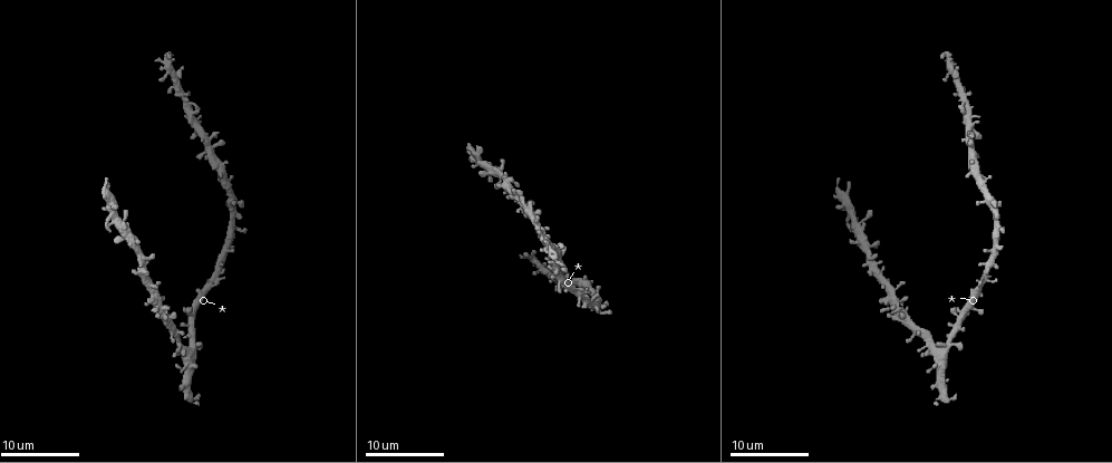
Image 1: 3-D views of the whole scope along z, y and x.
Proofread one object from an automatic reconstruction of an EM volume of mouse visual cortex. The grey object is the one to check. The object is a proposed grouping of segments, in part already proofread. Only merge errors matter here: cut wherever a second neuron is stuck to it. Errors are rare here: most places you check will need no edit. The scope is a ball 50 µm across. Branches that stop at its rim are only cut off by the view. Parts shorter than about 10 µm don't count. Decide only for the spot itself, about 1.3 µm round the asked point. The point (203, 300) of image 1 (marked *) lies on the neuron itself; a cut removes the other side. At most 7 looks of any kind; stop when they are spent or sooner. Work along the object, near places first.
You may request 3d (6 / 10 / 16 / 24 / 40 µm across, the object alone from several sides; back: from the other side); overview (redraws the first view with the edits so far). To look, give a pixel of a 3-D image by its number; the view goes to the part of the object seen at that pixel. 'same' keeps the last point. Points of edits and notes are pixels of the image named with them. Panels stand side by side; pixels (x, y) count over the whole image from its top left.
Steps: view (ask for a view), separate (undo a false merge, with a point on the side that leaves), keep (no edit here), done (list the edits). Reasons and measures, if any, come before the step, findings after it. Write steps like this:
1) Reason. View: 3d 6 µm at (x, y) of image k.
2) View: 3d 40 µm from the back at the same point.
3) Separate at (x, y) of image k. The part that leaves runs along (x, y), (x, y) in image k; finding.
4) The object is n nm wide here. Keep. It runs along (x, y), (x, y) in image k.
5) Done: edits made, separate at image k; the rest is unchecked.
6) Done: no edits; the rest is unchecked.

Narrows sharply. View: 3d 10 µm at (217, 159) of image 1.

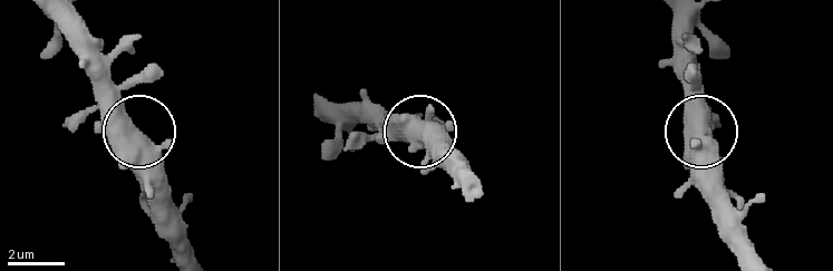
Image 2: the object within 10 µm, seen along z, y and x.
Keep. Continuous, no second neuron.

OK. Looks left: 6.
Side arm on a straight run. View: 3d 6 µm at (233, 215) of image 1.

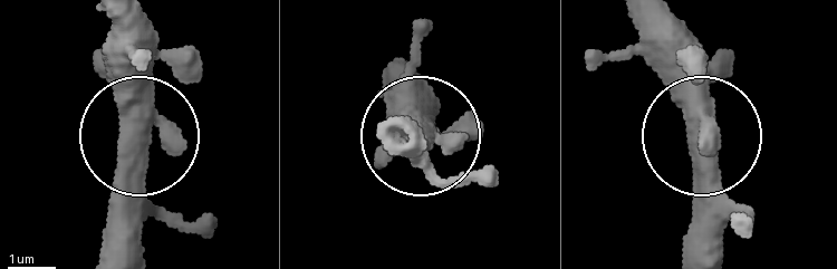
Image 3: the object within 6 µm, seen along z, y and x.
Keep. All the same neuron.

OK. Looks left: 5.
View: 3d 16 µm at (864, 238) of image 1.

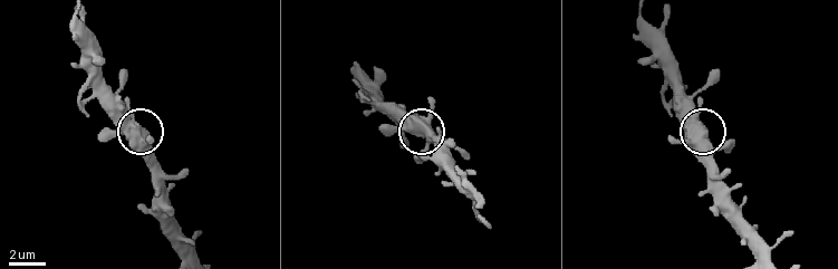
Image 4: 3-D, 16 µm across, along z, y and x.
The object is 660 nm wide here. Keep. One neuron here.

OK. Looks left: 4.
Narrows sharply. View: 3d 10 µm at (894, 289) of image 1.

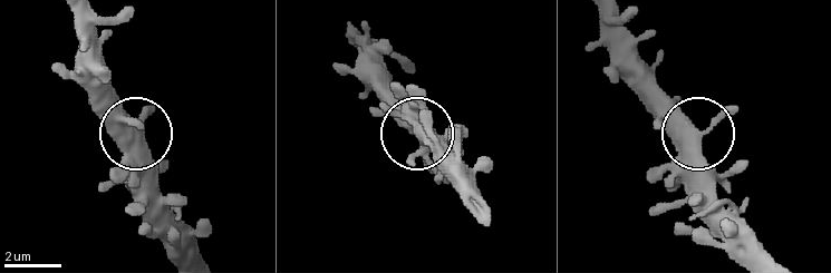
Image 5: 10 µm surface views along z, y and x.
View: 3d 6 µm at (699, 134) of image 5.

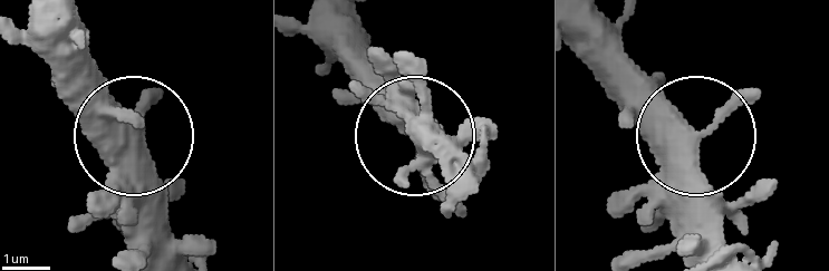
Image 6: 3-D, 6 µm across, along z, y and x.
Keep. All the same neuron.

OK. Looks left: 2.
Done: no edits; the rest is unchecked.

